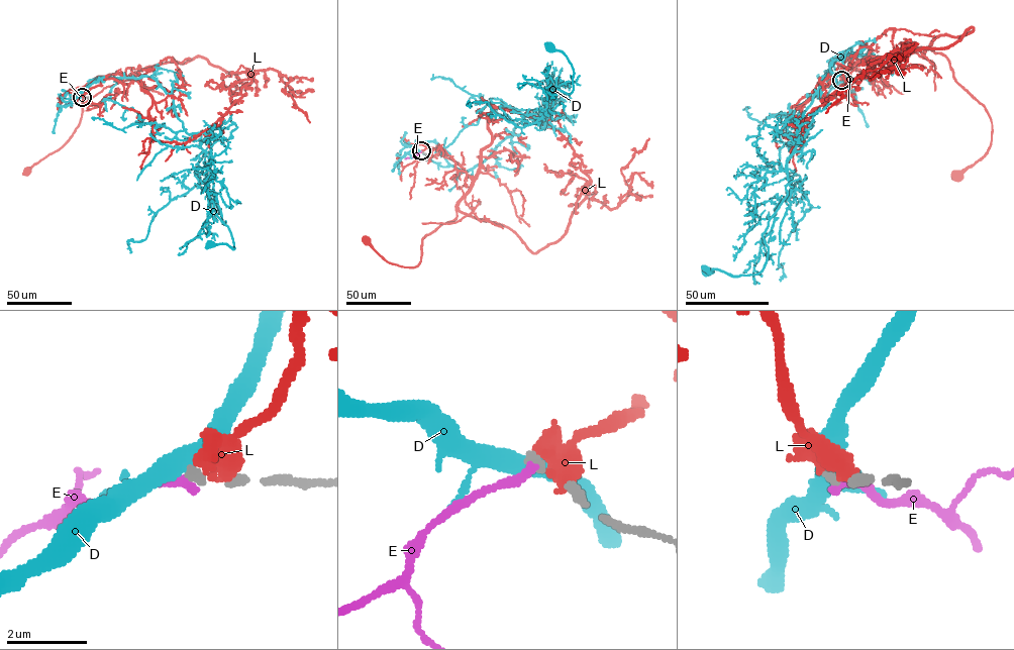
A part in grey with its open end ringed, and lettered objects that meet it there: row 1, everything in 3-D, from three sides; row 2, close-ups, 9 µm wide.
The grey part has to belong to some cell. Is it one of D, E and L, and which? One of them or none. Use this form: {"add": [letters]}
{"add": []}

